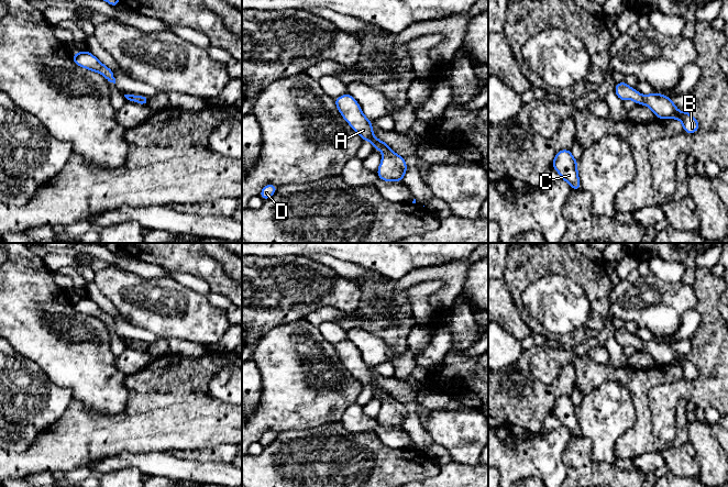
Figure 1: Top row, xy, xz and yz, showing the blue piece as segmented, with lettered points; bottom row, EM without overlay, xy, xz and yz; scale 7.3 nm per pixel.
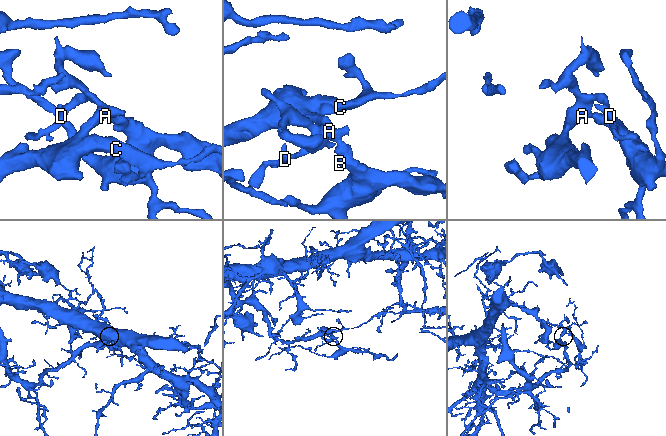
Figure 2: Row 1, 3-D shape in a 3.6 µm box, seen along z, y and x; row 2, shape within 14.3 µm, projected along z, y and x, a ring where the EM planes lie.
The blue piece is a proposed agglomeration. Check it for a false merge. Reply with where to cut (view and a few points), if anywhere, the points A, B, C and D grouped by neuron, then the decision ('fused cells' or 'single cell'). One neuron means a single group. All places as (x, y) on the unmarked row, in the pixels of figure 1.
cut none; groups A B C D; single cell

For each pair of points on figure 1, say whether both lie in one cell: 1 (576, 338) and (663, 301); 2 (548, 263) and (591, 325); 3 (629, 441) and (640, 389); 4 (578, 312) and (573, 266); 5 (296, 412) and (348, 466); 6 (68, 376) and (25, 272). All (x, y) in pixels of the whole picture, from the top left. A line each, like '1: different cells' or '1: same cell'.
1: different cells
2: same cell
3: same cell
4: different cells
5: different cells
6: same cell

